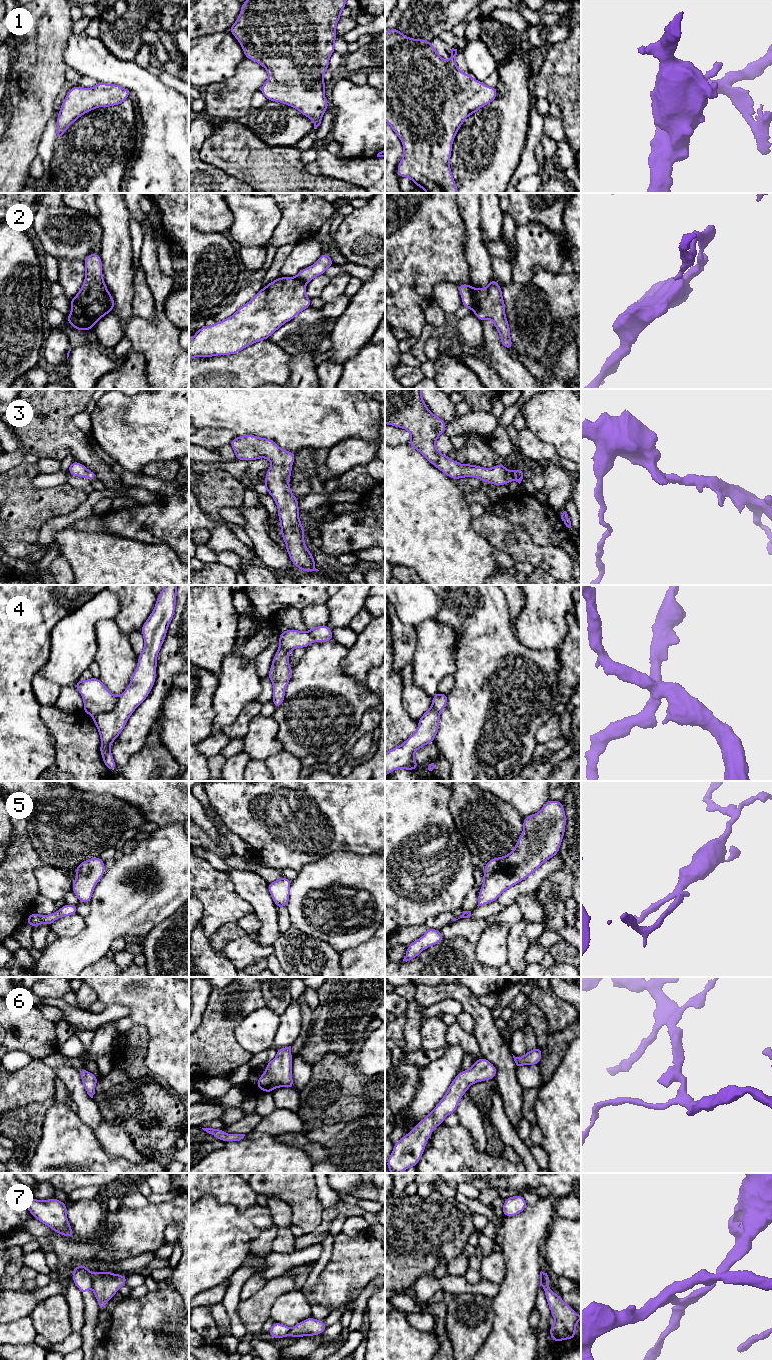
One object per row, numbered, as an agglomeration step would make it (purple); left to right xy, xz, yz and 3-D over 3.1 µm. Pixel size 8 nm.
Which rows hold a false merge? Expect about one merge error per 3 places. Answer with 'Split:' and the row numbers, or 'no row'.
Split: 2, 4, 7

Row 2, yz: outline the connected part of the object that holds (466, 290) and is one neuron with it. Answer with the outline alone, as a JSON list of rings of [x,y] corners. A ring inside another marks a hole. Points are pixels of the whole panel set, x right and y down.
[[[459,284],[457,288],[462,297],[462,306],[472,309],[474,304],[473,287],[470,284]]]

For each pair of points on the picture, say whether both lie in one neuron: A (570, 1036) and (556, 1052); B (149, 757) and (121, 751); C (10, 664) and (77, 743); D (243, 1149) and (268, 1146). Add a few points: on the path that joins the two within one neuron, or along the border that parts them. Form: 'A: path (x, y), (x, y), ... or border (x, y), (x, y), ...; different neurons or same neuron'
A: path (566, 1040), (558, 1048); same neuron
B: border (148, 735), (144, 745), (124, 764), (116, 764); different neurons
C: border (40, 707), (40, 718), (48, 729); different neurons
D: path (249, 1149), (262, 1149); same neuron

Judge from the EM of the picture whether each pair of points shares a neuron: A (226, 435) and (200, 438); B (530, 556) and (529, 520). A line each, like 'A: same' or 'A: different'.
A: same
B: different

